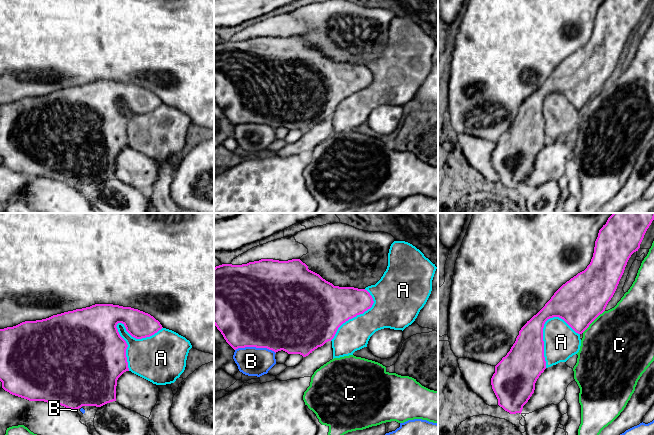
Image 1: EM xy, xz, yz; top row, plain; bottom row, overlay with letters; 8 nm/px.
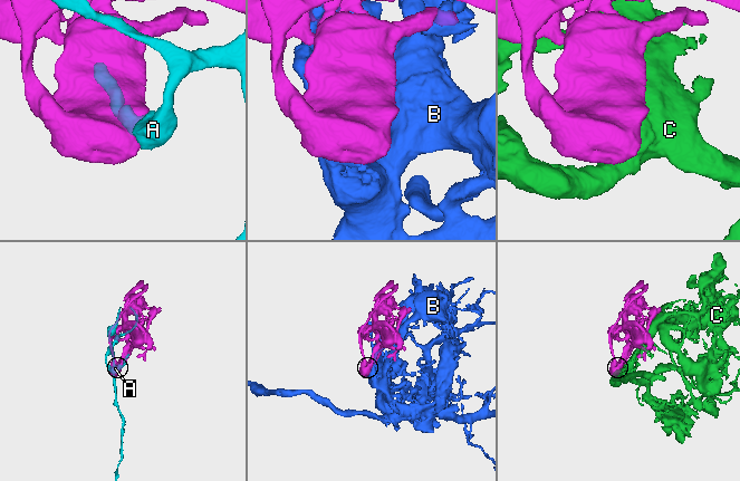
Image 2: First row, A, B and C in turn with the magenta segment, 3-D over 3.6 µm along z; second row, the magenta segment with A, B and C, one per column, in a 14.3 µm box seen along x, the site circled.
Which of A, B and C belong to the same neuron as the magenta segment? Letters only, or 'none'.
A

